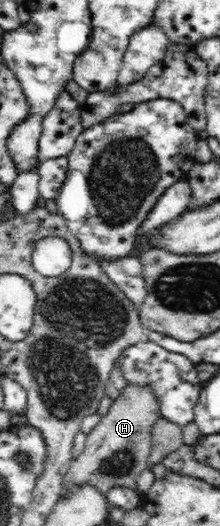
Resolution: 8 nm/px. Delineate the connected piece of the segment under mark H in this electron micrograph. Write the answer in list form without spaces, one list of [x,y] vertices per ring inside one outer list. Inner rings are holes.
[[[128,385],[122,394],[113,400],[108,414],[102,417],[100,423],[87,434],[82,452],[70,463],[66,472],[62,494],[66,494],[69,486],[83,486],[84,483],[96,486],[102,494],[107,495],[112,488],[127,487],[136,489],[137,478],[146,470],[150,454],[150,432],[160,419],[160,398],[153,396],[152,386]]]

